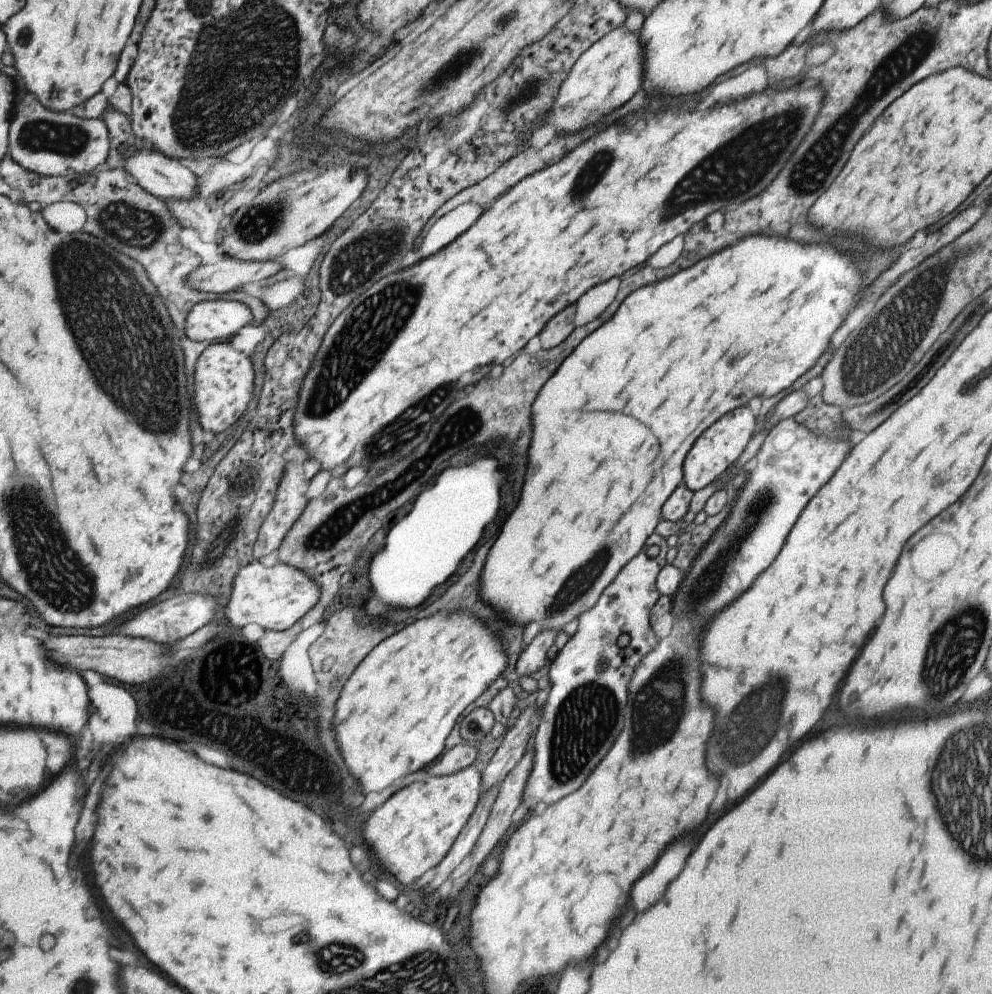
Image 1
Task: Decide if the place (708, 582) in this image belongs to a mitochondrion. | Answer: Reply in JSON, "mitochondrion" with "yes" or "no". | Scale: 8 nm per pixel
{"mitochondrion":"yes"}

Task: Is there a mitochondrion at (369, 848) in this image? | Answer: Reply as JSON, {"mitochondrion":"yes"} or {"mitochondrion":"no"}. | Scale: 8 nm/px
{"mitochondrion":"no"}

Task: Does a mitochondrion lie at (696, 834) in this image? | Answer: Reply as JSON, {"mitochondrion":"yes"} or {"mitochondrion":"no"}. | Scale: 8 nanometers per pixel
{"mitochondrion":"no"}

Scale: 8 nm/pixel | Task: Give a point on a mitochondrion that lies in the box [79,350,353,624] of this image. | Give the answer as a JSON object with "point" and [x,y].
{"point":[235,524]}

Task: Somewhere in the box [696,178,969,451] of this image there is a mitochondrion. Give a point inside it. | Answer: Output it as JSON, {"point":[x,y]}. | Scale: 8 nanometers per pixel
{"point":[880,407]}

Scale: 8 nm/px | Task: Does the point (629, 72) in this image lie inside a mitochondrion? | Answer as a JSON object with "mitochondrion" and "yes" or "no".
{"mitochondrion":"no"}

